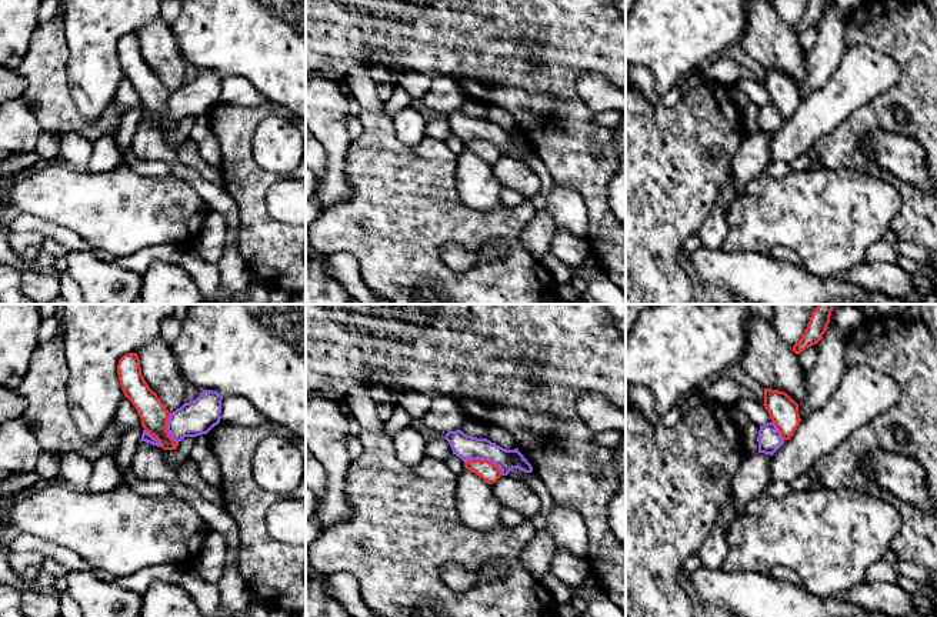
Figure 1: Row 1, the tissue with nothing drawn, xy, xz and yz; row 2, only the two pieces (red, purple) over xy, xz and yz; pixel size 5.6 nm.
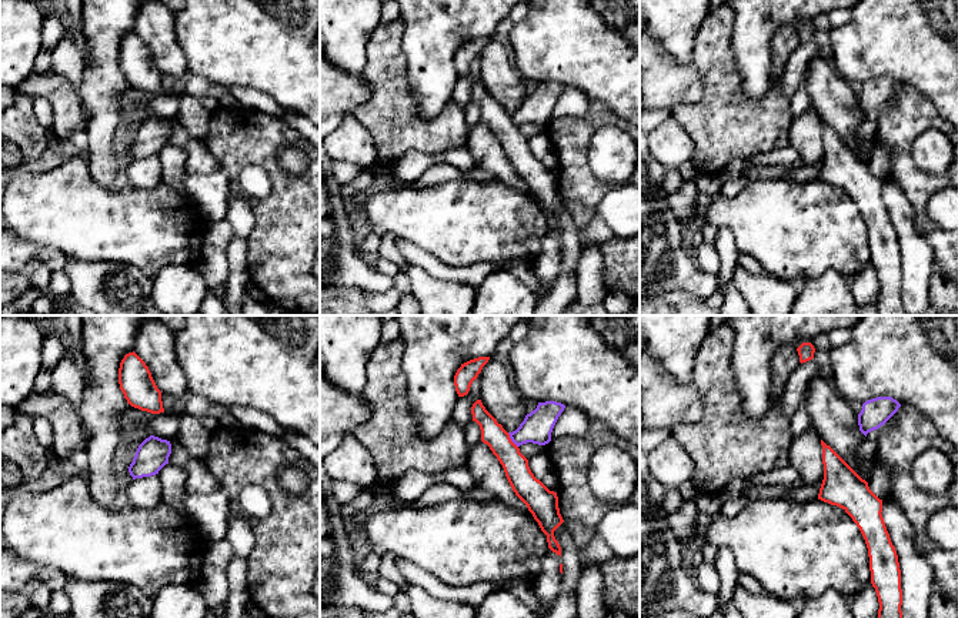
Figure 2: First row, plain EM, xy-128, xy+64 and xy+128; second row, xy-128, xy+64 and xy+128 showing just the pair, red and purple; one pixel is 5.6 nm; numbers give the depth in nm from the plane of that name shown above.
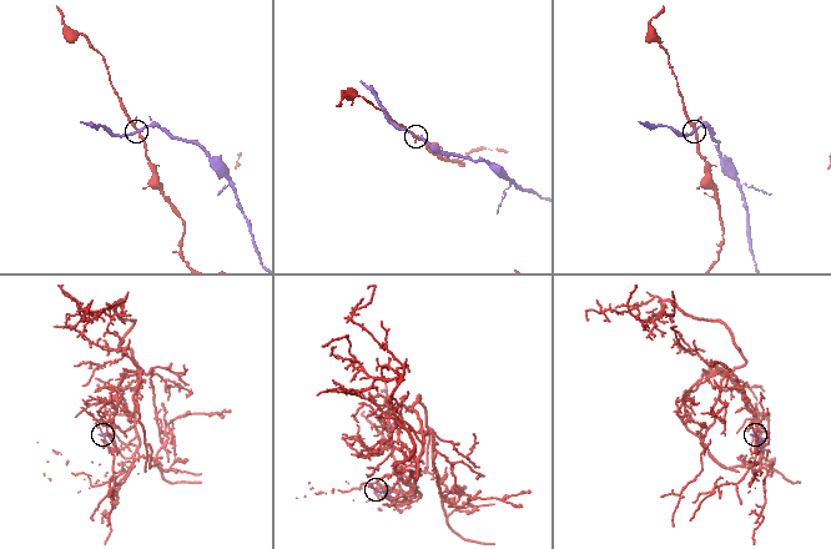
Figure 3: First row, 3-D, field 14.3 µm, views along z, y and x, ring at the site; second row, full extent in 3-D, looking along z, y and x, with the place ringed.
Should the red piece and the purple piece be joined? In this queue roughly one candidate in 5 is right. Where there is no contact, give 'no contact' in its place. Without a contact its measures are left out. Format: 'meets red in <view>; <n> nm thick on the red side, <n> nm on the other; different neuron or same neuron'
meets red in xz; 110 nm thick on the red side, 140 nm on the other; different neuron

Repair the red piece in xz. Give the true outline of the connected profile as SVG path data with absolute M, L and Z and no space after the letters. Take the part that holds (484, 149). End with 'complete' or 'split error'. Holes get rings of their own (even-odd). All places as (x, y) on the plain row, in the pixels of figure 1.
M470 140L464 143L464 147L476 153L487 164L496 163L503 156L498 147L488 140Z | complete

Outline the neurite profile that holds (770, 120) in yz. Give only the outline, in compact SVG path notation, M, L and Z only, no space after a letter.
M774 103L760 106L758 110L758 133L773 136L784 123L781 113Z

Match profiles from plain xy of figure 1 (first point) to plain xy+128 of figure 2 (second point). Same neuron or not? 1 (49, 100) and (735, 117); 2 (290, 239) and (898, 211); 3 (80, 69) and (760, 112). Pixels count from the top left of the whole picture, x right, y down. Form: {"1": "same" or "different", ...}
{"1": "same", "2": "different", "3": "different"}

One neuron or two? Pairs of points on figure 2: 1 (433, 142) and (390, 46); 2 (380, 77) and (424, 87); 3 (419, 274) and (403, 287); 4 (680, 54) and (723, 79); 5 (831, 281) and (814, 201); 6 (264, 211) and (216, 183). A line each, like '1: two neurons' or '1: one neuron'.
1: one neuron
2: two neurons
3: two neurons
4: two neurons
5: two neurons
6: two neurons

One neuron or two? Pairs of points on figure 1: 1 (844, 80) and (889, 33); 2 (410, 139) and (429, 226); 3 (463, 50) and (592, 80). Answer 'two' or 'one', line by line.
1: two
2: two
3: two

